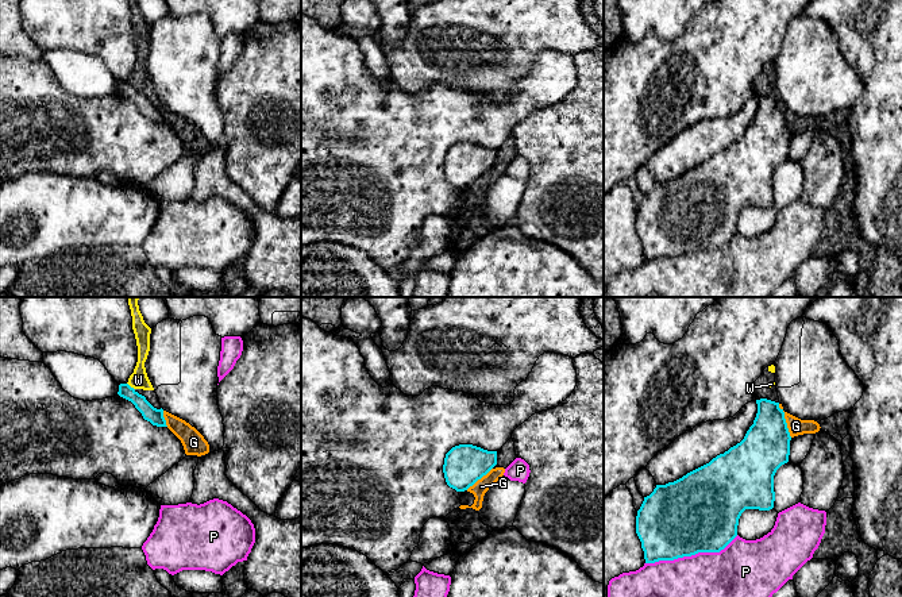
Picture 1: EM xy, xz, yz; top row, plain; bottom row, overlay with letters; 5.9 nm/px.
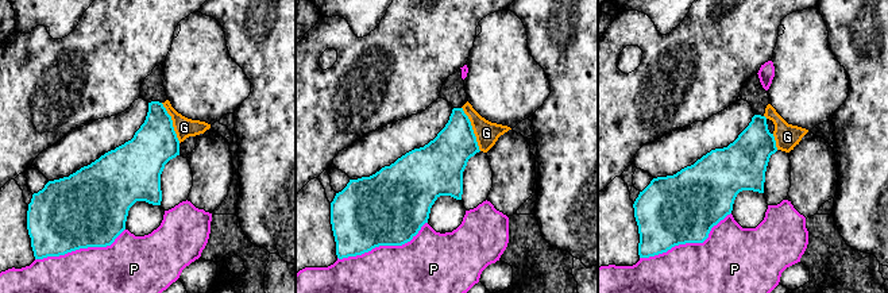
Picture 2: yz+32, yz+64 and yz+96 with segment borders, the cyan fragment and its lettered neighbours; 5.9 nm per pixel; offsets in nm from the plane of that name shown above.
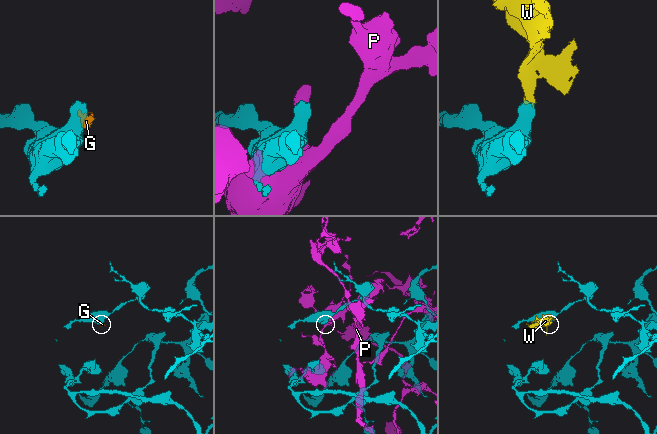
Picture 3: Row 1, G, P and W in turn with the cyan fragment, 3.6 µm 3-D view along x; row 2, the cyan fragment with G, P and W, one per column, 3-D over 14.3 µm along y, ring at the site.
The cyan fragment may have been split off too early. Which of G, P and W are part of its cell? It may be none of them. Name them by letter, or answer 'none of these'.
none of these

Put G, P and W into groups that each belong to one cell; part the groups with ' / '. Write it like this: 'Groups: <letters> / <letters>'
Groups: G W / P

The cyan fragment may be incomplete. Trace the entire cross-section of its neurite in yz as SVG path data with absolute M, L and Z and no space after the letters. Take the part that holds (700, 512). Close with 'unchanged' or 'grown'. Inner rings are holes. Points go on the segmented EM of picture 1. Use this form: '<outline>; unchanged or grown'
M760 398L756 404L758 413L753 424L740 443L682 478L656 485L654 492L644 497L636 516L636 534L641 542L645 563L674 561L698 552L720 552L737 536L739 519L745 509L770 511L774 508L774 475L782 465L789 462L791 436L779 403Z; unchanged

